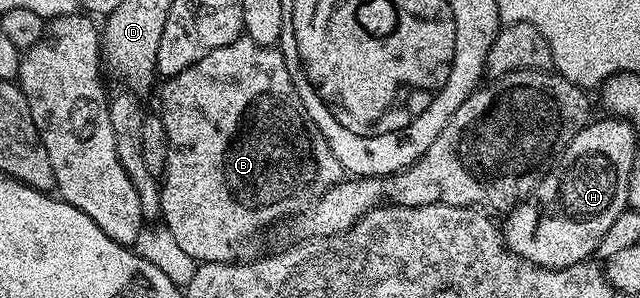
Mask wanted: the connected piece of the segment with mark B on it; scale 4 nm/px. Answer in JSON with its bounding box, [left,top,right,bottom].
[159,37,345,264]

